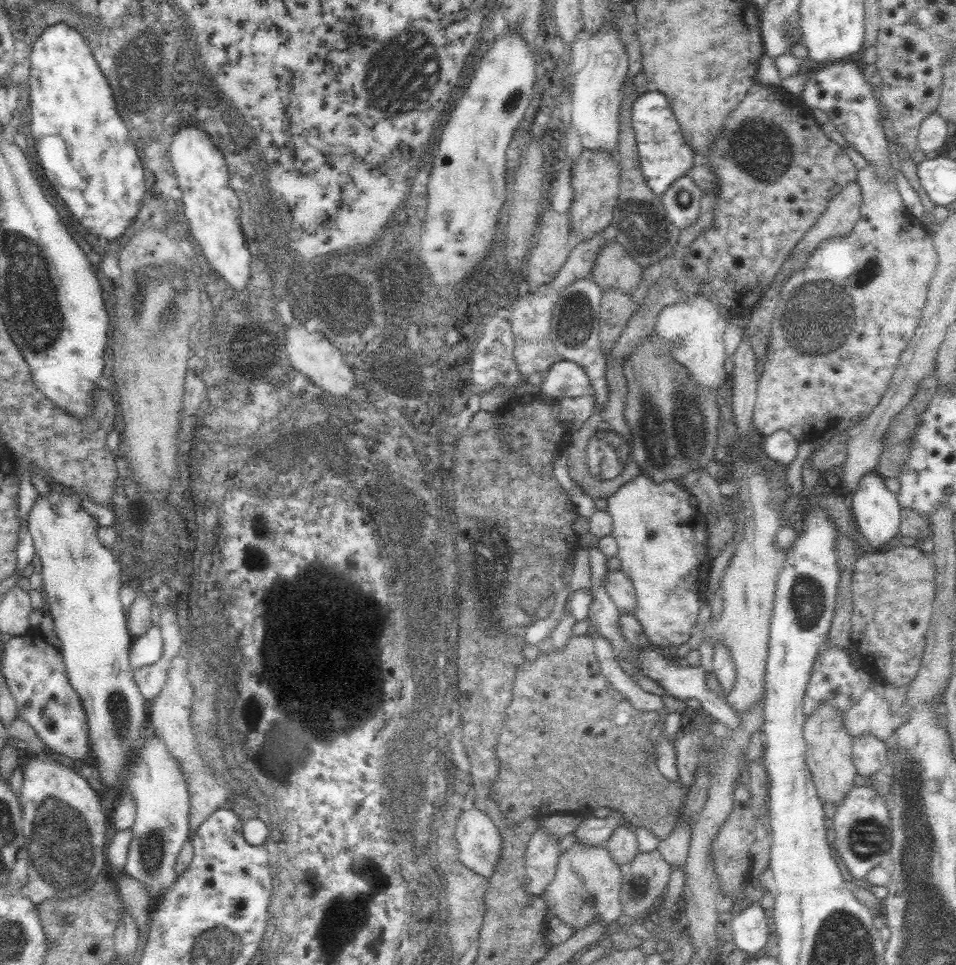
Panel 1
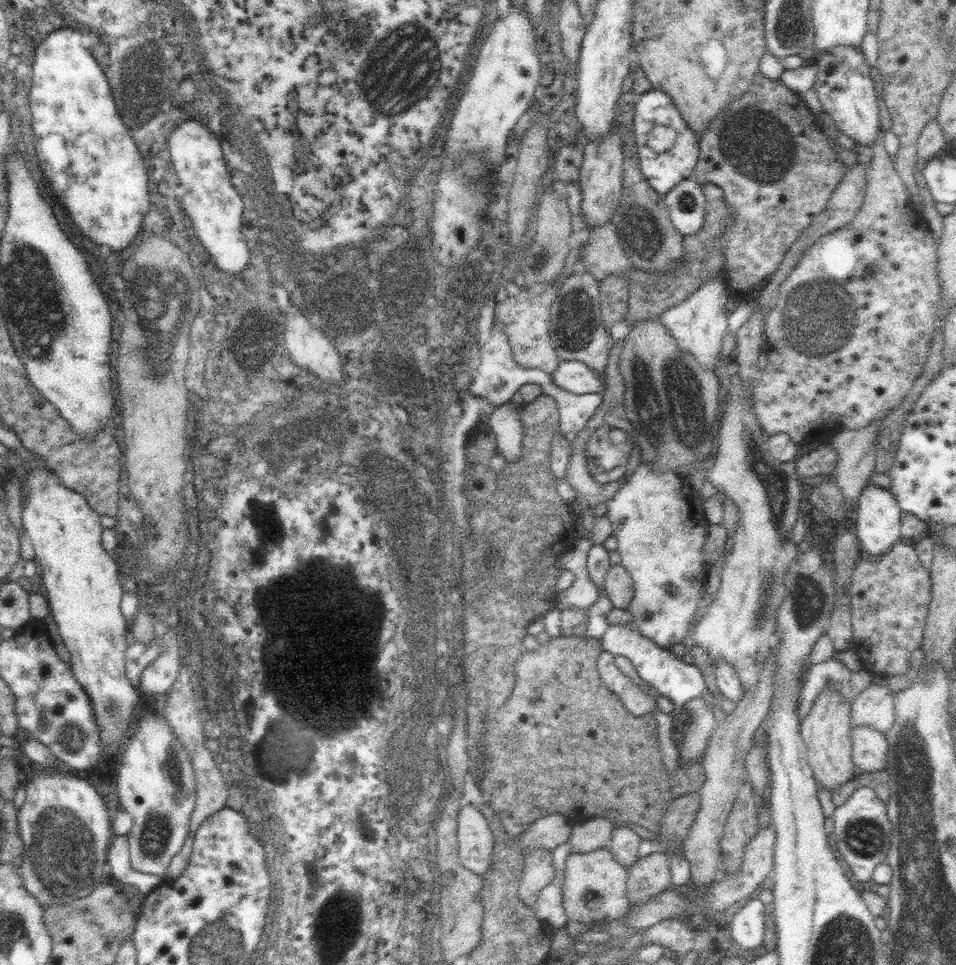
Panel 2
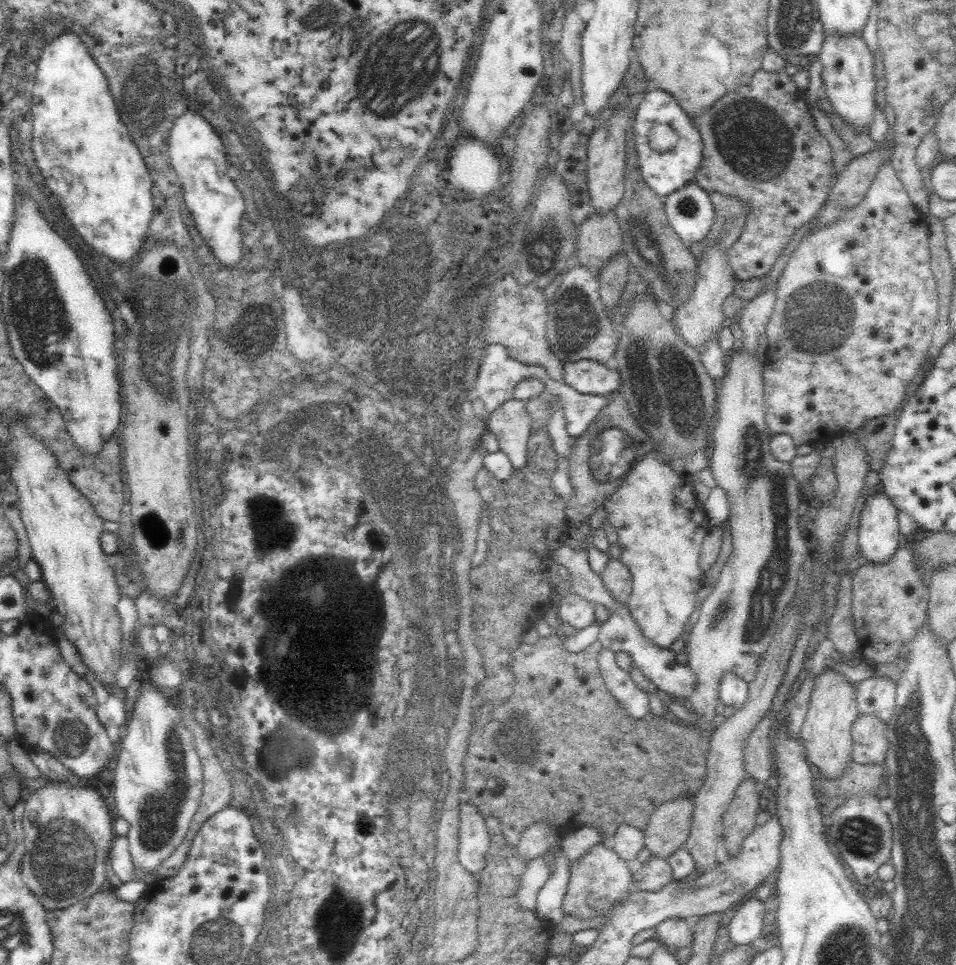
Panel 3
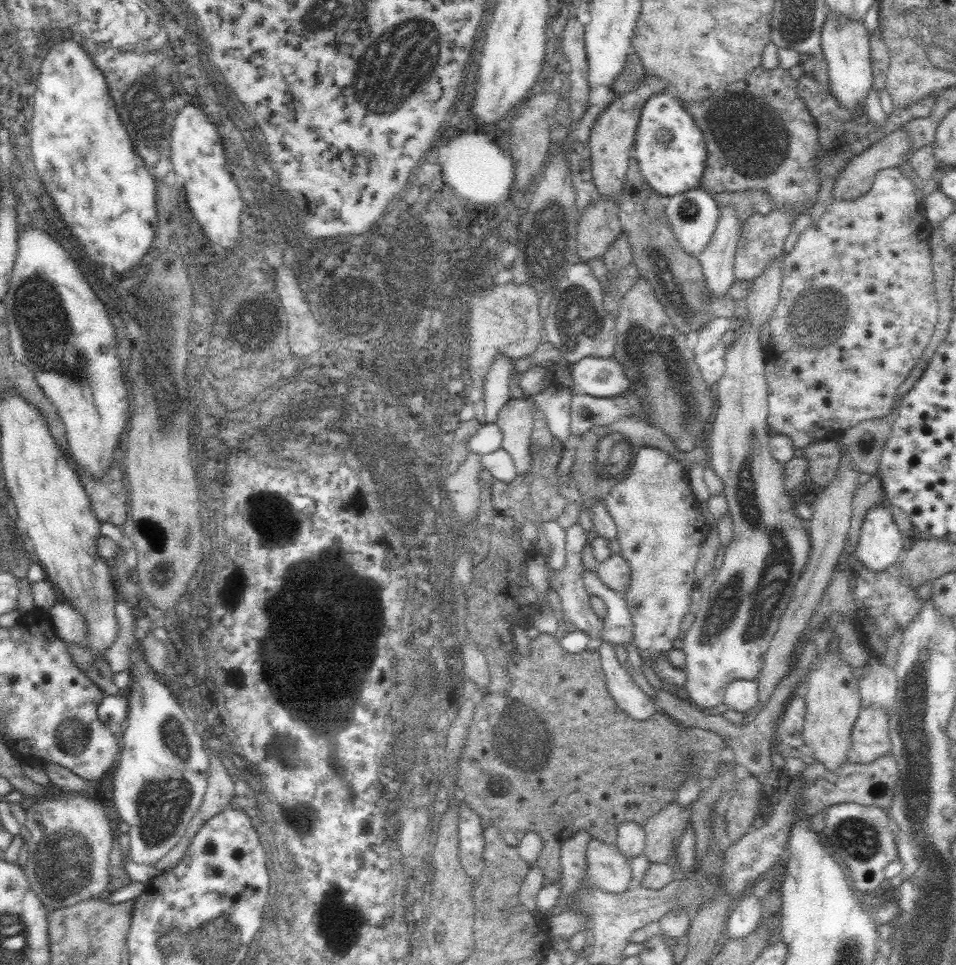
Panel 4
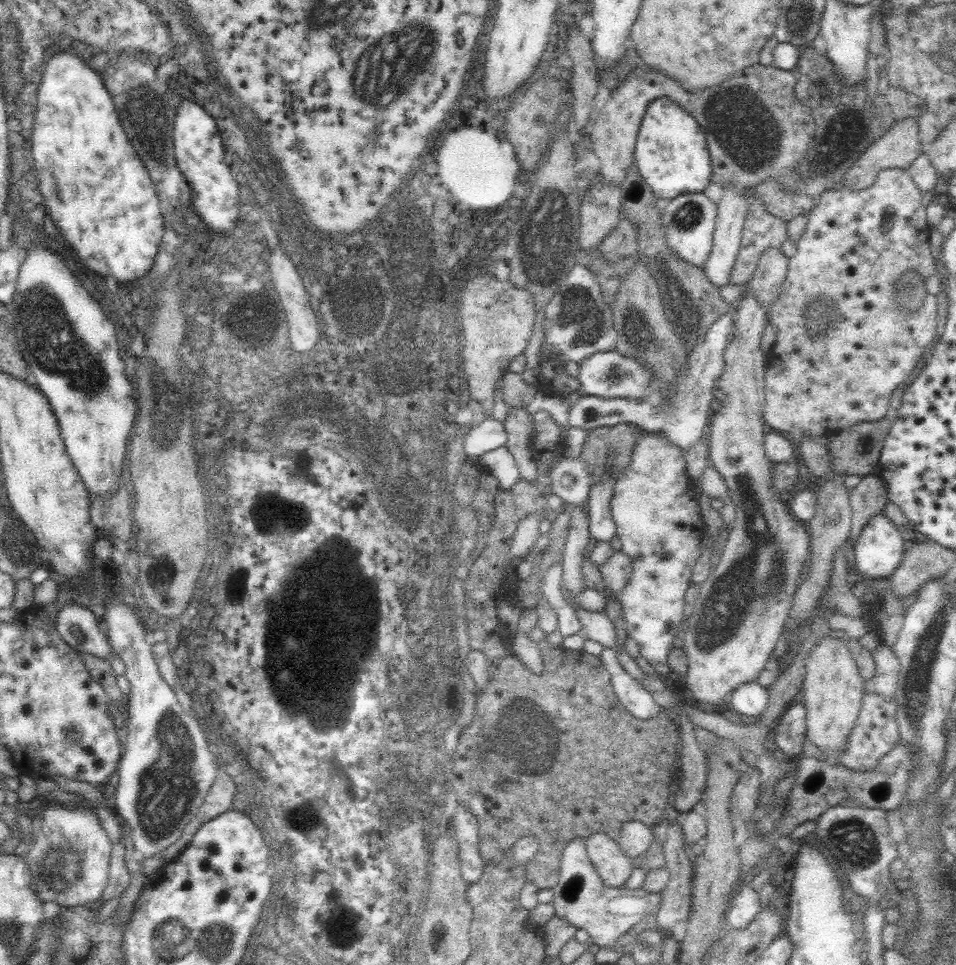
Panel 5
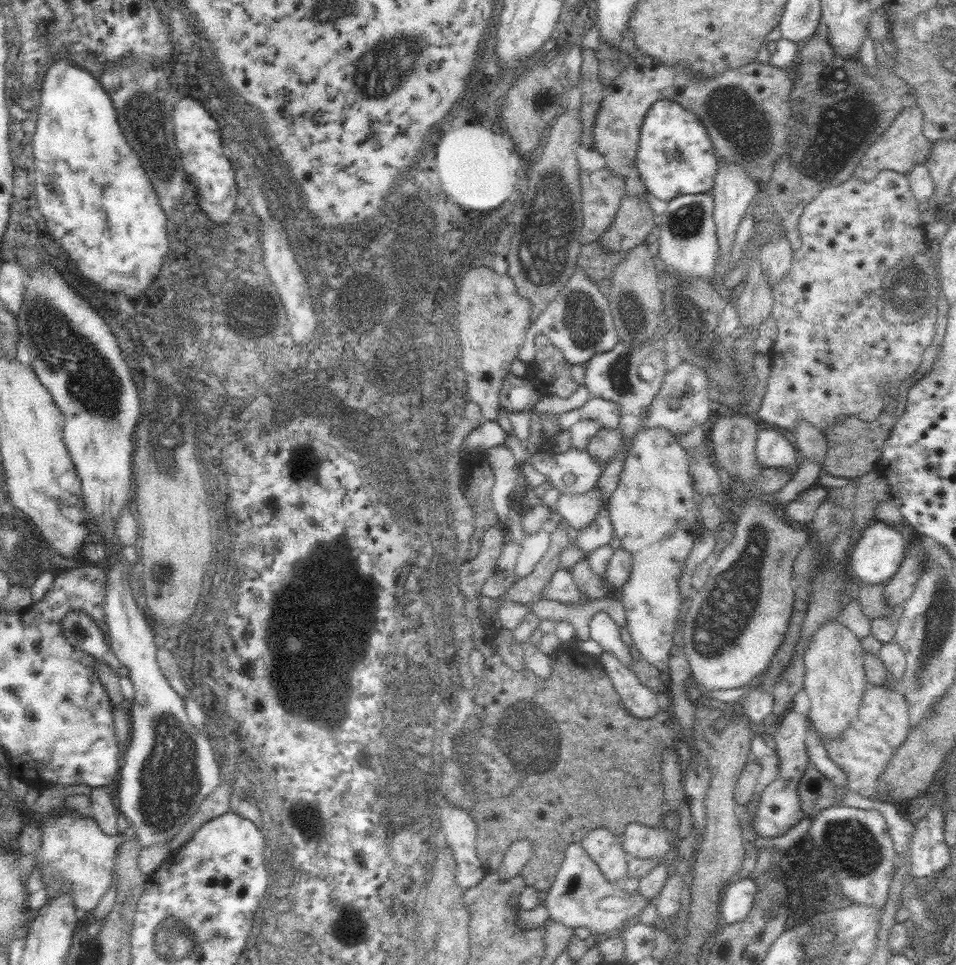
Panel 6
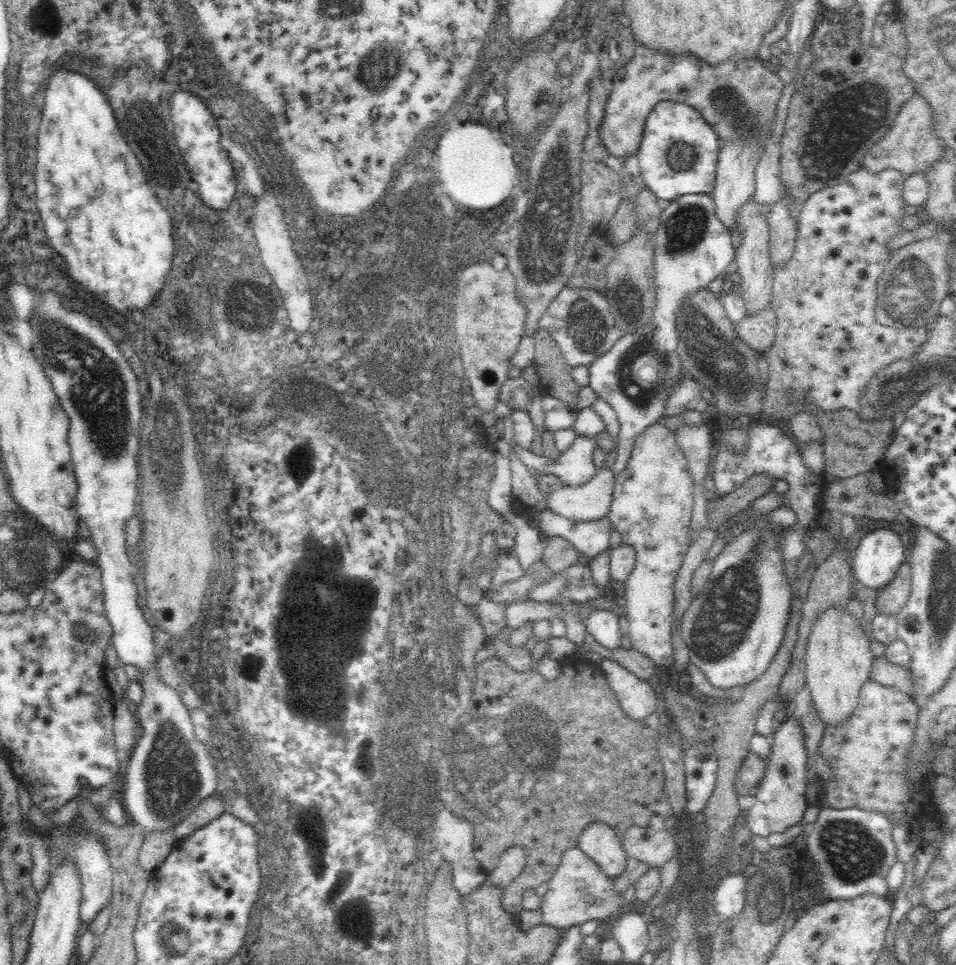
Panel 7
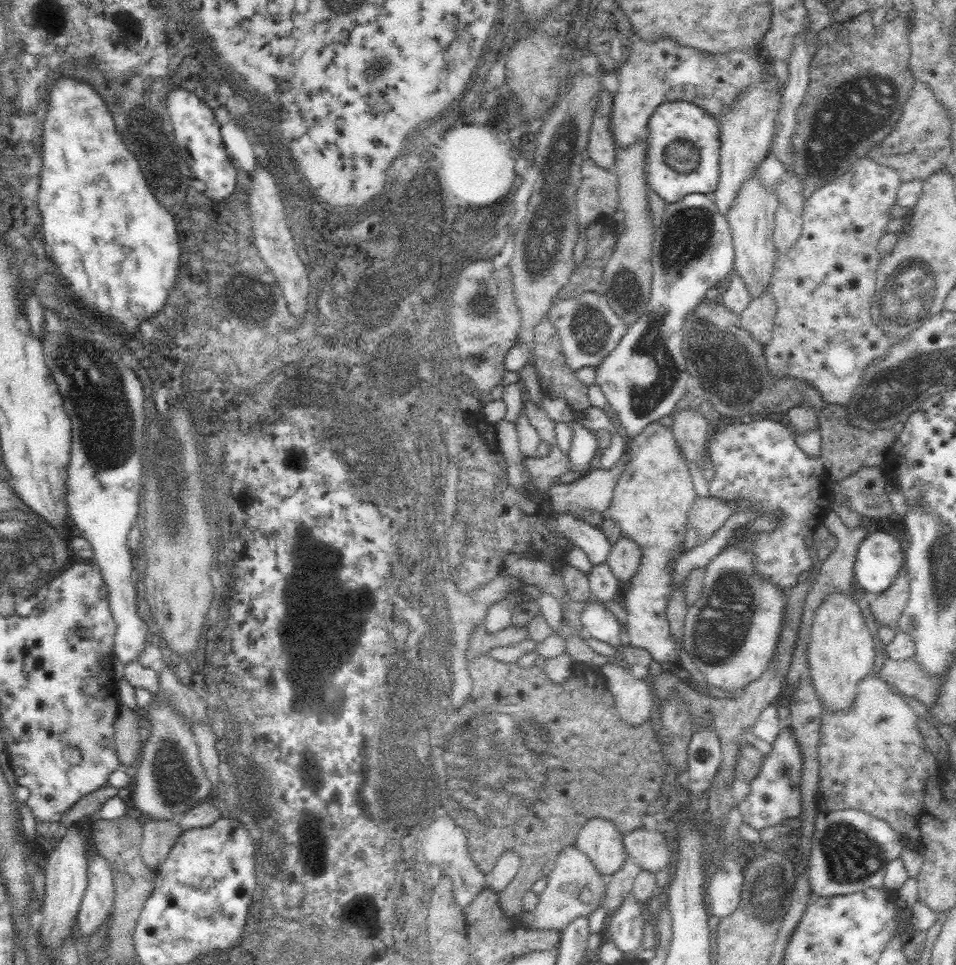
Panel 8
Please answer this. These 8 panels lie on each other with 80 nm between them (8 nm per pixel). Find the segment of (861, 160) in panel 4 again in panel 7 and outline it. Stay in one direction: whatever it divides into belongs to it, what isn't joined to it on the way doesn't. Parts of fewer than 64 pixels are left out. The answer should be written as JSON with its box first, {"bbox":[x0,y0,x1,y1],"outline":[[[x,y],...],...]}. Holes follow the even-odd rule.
{"bbox":[863,92,938,178],"outline":[[[919,92],[907,100],[900,109],[892,128],[868,150],[865,152],[863,165],[872,173],[882,172],[887,168],[895,168],[901,172],[904,178],[908,178],[914,173],[926,173],[927,170],[937,163],[938,148],[934,148],[934,117],[929,102]]]}

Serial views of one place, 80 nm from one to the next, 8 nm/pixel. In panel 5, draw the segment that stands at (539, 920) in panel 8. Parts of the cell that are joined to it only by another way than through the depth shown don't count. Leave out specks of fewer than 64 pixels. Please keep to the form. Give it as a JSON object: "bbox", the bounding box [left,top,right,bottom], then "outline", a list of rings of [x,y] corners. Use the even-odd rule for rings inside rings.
{"bbox":[551,836,663,949],"outline":[[[574,836],[564,846],[560,854],[560,878],[552,888],[554,896],[551,903],[554,904],[556,915],[568,920],[578,929],[586,930],[599,948],[612,949],[619,938],[645,916],[657,914],[663,894],[606,886],[587,855],[585,841],[582,837]]]}

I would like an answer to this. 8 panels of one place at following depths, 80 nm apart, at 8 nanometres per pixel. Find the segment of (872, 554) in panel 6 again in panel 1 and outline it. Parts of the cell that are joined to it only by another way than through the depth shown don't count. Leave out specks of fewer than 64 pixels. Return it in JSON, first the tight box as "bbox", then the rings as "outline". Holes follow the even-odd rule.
{"bbox":[852,470,901,548],"outline":[[[874,470],[863,476],[856,490],[853,492],[852,508],[854,510],[854,521],[859,533],[866,538],[874,548],[882,548],[894,537],[900,537],[901,506],[897,494],[891,492],[884,485],[884,478]]]}

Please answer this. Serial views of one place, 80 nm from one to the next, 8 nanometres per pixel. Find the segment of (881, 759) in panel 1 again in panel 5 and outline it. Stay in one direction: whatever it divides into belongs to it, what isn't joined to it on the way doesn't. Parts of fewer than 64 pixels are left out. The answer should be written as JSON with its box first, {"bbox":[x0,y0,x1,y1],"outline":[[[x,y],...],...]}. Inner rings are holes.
{"bbox":[831,691,899,771],"outline":[[[866,691],[862,699],[862,706],[851,733],[848,744],[840,752],[834,752],[831,761],[842,765],[851,771],[871,771],[878,761],[886,756],[899,744],[899,728],[896,722],[896,708],[898,705],[893,698],[884,698],[879,694]]]}

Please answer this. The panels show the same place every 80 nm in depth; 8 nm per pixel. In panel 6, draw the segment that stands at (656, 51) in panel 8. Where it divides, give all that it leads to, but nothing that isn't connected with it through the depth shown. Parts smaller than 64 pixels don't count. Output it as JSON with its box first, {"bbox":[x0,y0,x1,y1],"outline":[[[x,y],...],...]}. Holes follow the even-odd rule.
{"bbox":[593,50,806,181],"outline":[[[637,50],[638,54],[634,58],[634,62],[631,62],[609,86],[604,87],[596,126],[593,129],[594,149],[602,154],[606,160],[607,169],[614,174],[623,176],[624,166],[635,162],[645,116],[652,104],[660,99],[676,101],[696,114],[712,139],[719,163],[720,160],[739,162],[749,177],[755,181],[769,176],[776,161],[795,146],[801,137],[798,134],[806,134],[806,126],[796,122],[796,119],[792,118],[792,114],[790,114],[793,80],[790,80],[790,76],[779,67],[756,60],[750,62],[750,65],[746,65],[743,70],[740,67],[740,69],[727,70],[718,77],[700,77],[700,75],[694,75],[686,65],[682,65],[682,62],[674,62],[674,65],[666,66],[662,62],[648,58],[648,55],[644,55],[642,50]]]}

